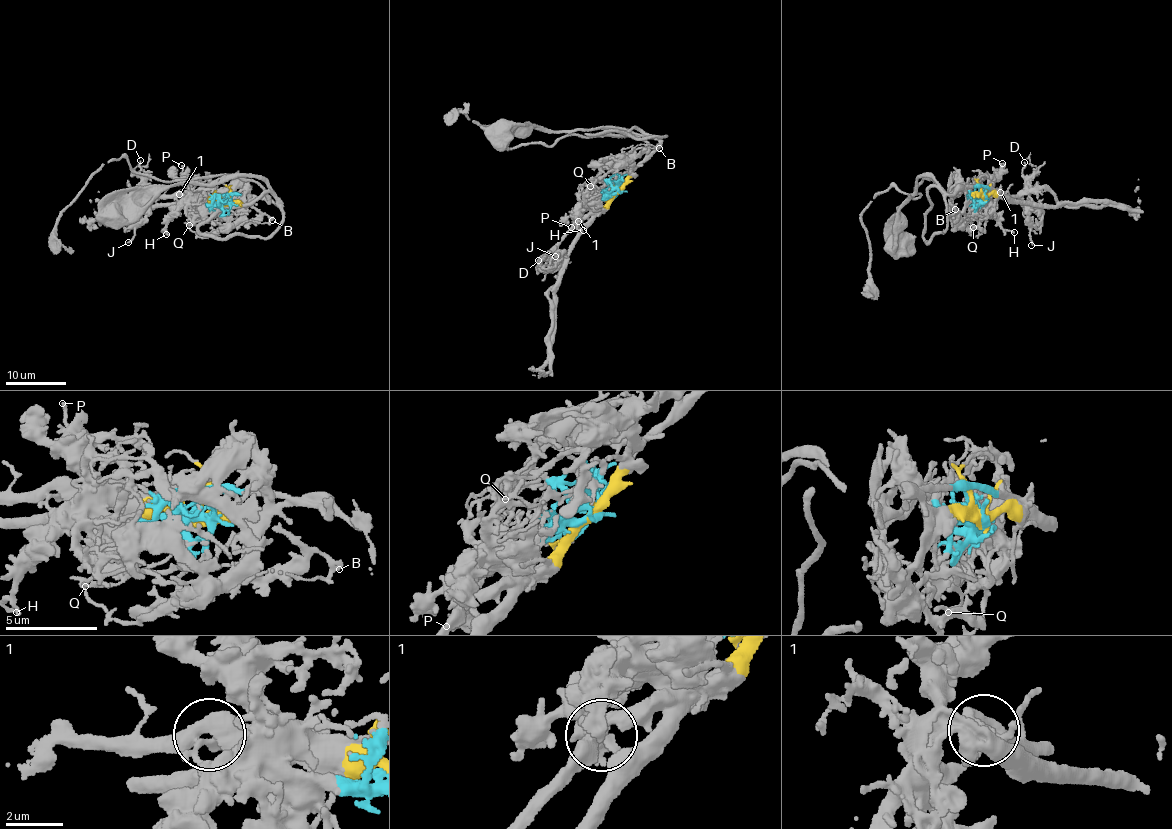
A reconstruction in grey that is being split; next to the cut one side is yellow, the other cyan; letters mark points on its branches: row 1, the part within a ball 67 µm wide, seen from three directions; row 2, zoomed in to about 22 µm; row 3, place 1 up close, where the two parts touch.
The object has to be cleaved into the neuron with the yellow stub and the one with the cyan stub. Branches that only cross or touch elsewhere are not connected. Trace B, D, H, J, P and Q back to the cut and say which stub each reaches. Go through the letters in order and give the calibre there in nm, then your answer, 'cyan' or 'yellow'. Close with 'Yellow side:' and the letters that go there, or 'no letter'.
B: 190 nm thick; yellow
D: 170 nm thick; yellow
H: 170 nm thick; cyan
J: 190 nm thick; yellow
P: 200 nm thick; cyan
Q: 160 nm thick; cyan
Yellow side: B, D, J

